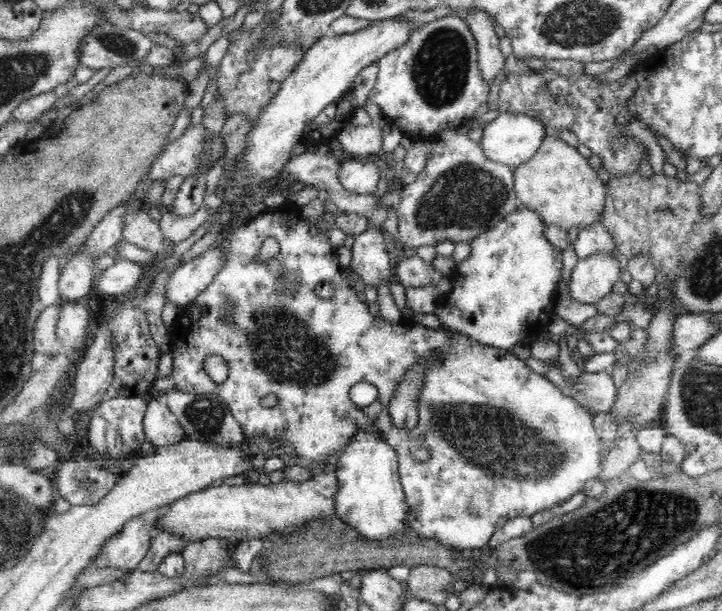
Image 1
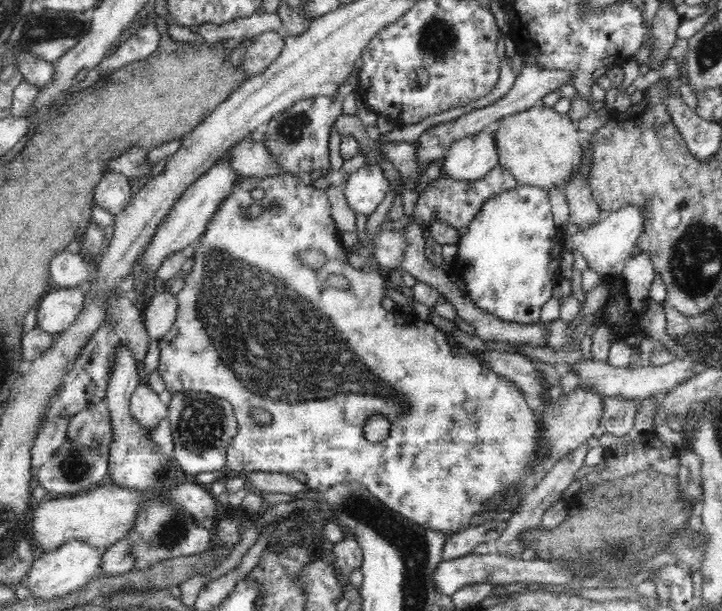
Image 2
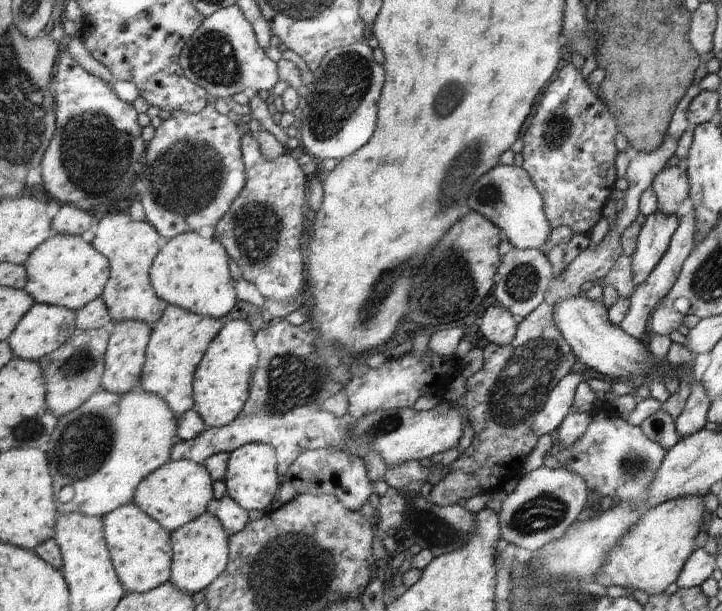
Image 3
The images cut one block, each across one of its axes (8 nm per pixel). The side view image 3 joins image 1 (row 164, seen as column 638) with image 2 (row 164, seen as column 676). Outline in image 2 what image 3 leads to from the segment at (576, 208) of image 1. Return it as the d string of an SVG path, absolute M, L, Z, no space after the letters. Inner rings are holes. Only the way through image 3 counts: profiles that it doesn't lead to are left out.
M539 102L534 106L530 106L528 110L520 110L520 112L502 116L490 129L495 137L498 164L509 170L514 175L514 178L517 178L519 184L541 186L547 191L552 186L564 187L566 178L570 174L574 174L578 170L578 166L580 166L583 148L578 142L579 129L567 114L554 110L554 107L548 107Z

